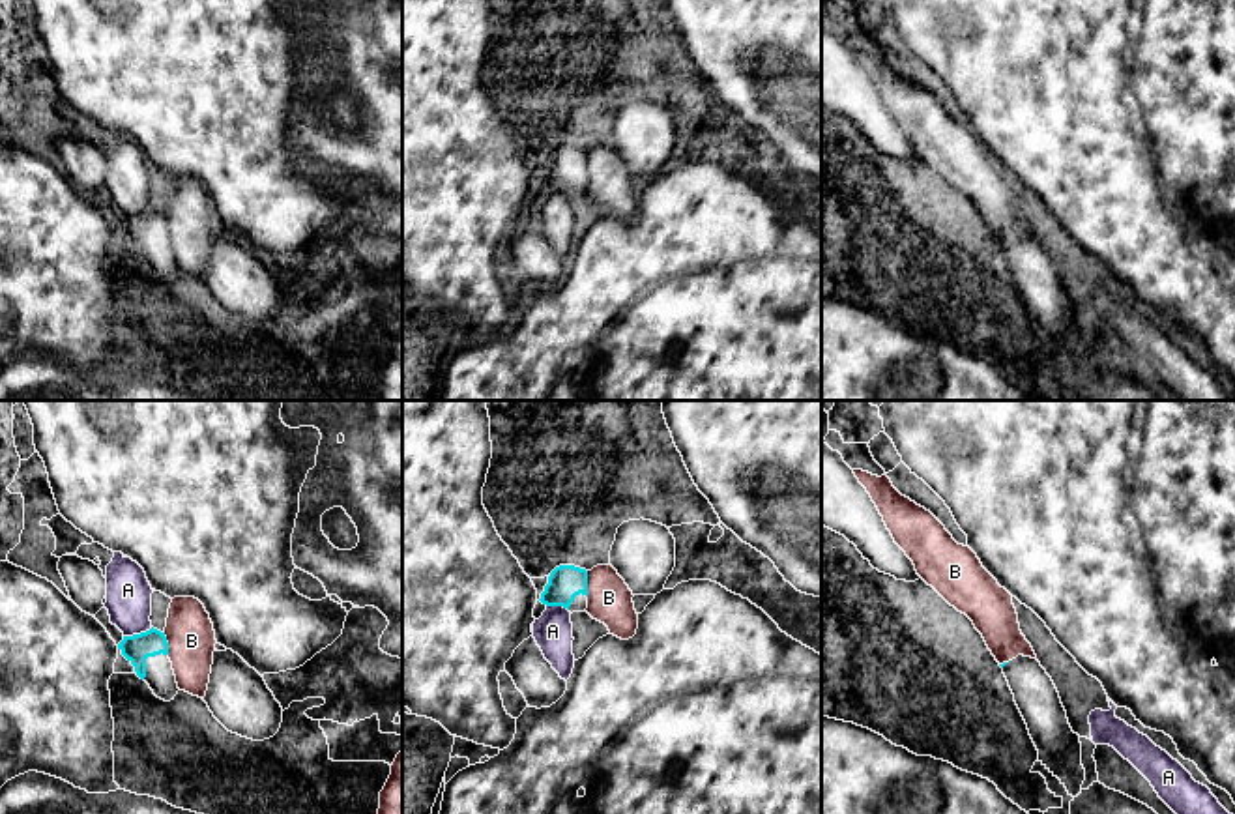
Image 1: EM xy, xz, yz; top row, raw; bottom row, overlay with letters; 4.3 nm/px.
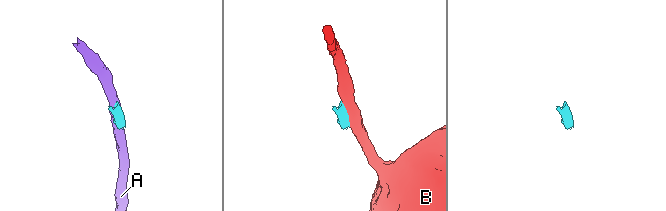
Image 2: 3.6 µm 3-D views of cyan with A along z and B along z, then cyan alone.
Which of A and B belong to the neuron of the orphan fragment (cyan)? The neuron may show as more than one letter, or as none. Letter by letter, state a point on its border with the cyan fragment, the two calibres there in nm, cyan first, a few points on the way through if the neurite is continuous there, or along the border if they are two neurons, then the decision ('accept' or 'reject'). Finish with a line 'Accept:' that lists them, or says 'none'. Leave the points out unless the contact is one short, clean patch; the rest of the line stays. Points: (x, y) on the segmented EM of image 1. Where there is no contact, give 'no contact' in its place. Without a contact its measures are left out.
A: meets cyan in xy at (137, 635); 120 nm thick on the cyan side, 190 nm on the other; border along xy (152, 627), (124, 637); reject
B: meets cyan in xz at (586, 584); 150 nm thick on the cyan side, 190 nm on the other; reject
Accept: none

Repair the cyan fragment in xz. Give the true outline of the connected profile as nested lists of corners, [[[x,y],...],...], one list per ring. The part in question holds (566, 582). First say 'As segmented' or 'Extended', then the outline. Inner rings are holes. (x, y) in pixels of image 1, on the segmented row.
Extended. [[[559,565],[550,576],[539,599],[546,606],[563,606],[571,614],[588,608],[588,571],[574,565]]]

